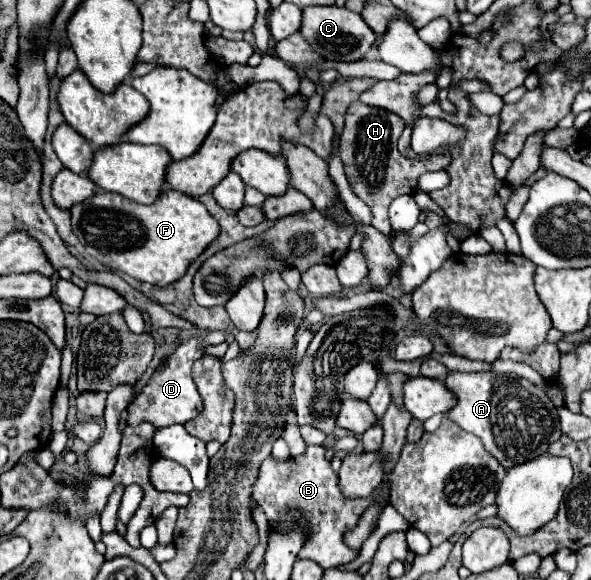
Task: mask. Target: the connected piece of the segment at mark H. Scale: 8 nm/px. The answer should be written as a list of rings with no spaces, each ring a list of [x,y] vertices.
[[[352,101],[346,111],[346,123],[340,137],[340,159],[344,163],[346,179],[358,199],[362,199],[370,211],[372,221],[370,225],[378,229],[384,235],[392,233],[390,219],[388,219],[388,207],[390,203],[408,193],[416,193],[418,177],[426,171],[440,171],[446,169],[452,161],[450,151],[446,153],[432,153],[426,159],[408,159],[398,153],[396,141],[402,133],[404,121],[396,113],[390,113],[380,107],[370,107],[360,101]]]

